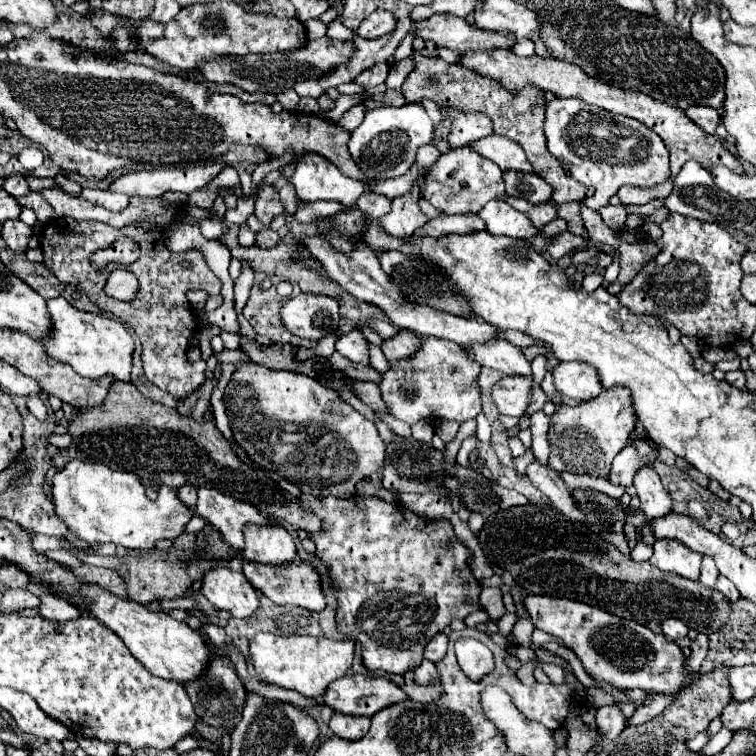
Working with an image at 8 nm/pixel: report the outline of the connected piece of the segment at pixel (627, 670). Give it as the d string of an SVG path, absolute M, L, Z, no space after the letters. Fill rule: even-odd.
M527 596L523 606L533 624L543 632L561 638L579 656L583 668L597 682L611 682L623 690L641 688L647 694L653 694L679 692L691 678L685 670L683 650L663 634L655 634L633 620L623 620L601 608L567 598Z

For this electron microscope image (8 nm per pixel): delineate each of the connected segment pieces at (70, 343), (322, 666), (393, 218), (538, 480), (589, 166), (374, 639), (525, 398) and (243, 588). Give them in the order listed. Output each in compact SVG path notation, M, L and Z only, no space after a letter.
M65 298L49 300L47 306L53 316L55 326L53 326L53 338L45 338L43 346L47 348L47 354L51 358L71 364L81 376L87 376L87 378L113 376L115 380L129 382L135 344L133 344L131 334L121 322L111 320L103 314L81 312L75 306L71 306Z
M259 632L251 640L251 660L261 680L295 690L307 698L319 698L325 694L325 686L329 686L329 682L345 676L351 668L353 652L355 642L331 640L325 636L277 636Z
M425 174L419 176L417 180L413 180L413 186L411 186L411 190L407 194L393 198L391 200L391 212L387 212L385 216L379 218L379 224L391 236L409 238L429 220L419 208L423 178L425 178Z
M533 462L527 468L527 476L551 500L551 504L561 514L565 514L571 520L585 522L585 516L581 516L581 510L577 510L577 504L573 502L573 498L569 498L569 490L567 490L565 482L557 476L555 470L551 470L547 466L541 466L539 462Z
M555 98L545 110L545 136L549 152L569 166L571 176L585 186L595 188L595 196L585 204L599 210L625 184L651 188L665 182L669 172L669 152L661 138L641 122L617 116L575 98Z
M301 494L299 506L321 518L321 534L311 536L317 544L315 554L331 566L339 600L337 626L347 638L361 644L367 670L405 674L417 668L423 662L423 648L437 632L443 632L455 618L463 620L471 612L483 610L479 604L481 586L467 564L469 548L457 538L449 520L429 520L413 514L401 504L391 504L375 496L353 496L347 500L327 496L317 500L315 496Z
M505 376L491 392L503 416L523 416L533 390L533 376Z
M213 568L203 578L201 594L217 610L227 610L231 618L249 618L259 608L257 590L243 572L229 568Z

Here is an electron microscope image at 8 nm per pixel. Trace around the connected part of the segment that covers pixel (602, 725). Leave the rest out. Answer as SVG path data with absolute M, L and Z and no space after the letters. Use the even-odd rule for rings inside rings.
M607 704L597 708L597 728L603 734L603 740L613 740L621 734L621 730L625 728L625 716L623 712L617 708L617 704Z

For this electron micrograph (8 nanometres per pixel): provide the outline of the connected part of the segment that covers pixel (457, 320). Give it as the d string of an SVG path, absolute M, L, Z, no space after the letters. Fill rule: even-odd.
M317 234L305 236L303 244L309 248L311 256L315 260L319 260L319 264L325 268L329 280L337 282L345 292L353 294L355 298L377 306L401 330L411 330L411 332L415 332L415 334L419 334L423 338L435 336L435 338L451 340L451 342L455 342L459 346L469 346L473 342L489 342L491 338L499 338L497 328L489 326L487 322L479 322L475 318L467 320L467 318L461 318L461 316L447 314L443 310L435 310L435 308L431 310L429 306L419 306L419 304L409 302L403 296L401 288L397 284L393 284L391 278L381 270L377 254L373 250L367 250L367 246L359 246L351 254L343 254L343 252L335 250L323 236L317 236Z

